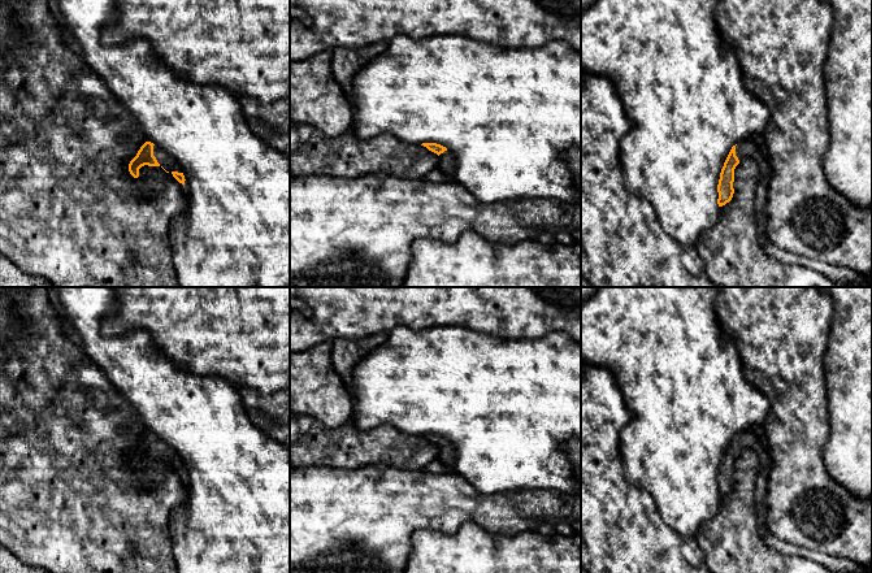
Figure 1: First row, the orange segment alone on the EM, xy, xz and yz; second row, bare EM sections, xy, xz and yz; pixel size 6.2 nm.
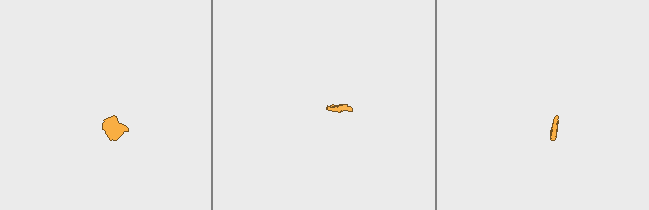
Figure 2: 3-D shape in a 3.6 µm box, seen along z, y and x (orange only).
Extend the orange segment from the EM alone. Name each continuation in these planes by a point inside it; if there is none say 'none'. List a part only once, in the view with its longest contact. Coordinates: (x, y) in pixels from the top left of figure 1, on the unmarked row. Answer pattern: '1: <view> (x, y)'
1: xy (163, 448)

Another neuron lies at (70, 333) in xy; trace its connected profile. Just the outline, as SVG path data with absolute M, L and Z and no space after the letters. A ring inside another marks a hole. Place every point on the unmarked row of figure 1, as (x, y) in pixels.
M68 320L61 321L61 329L65 335L78 347L82 347L82 339L79 334L73 329L71 324Z

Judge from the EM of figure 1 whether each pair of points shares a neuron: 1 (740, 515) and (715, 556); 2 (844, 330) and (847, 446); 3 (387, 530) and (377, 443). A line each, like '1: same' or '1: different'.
1: same
2: same
3: different

